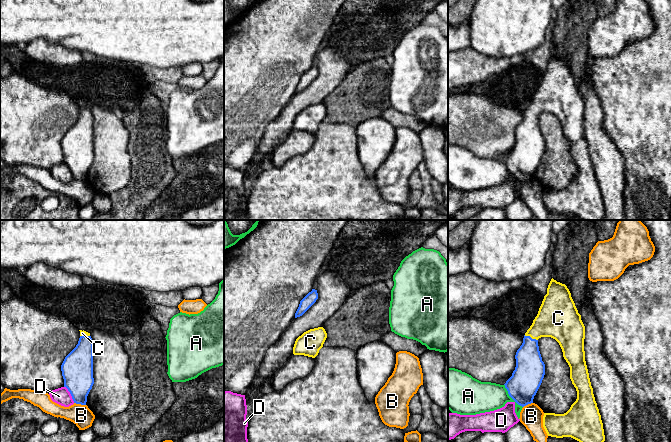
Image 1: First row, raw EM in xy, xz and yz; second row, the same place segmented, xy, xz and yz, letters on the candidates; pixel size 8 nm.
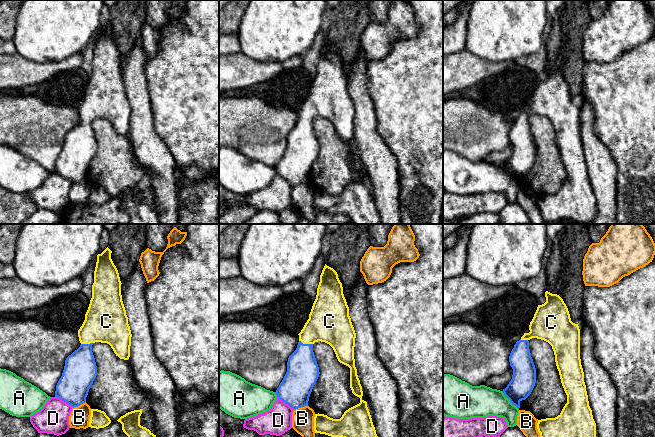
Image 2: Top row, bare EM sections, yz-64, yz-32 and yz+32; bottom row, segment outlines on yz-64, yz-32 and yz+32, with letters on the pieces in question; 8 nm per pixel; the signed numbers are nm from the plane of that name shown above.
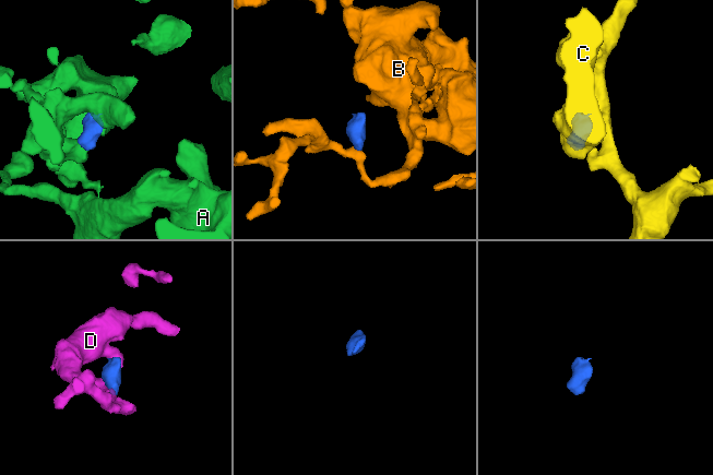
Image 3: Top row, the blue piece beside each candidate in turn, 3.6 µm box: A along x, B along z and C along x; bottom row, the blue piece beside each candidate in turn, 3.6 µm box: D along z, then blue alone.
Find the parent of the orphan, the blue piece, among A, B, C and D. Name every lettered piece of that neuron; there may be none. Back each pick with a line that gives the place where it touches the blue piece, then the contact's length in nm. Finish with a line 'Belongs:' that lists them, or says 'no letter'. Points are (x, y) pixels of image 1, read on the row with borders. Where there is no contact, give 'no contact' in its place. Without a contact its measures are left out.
C: contact yz (530, 337); length 120 nm
Belongs: C

